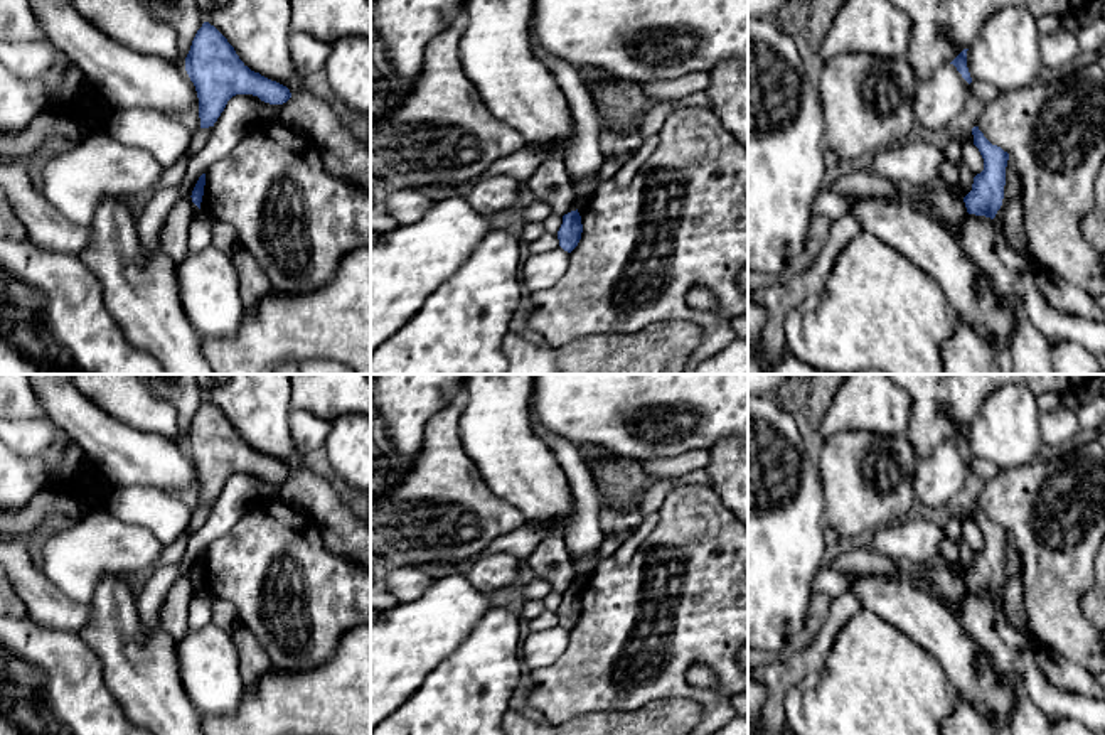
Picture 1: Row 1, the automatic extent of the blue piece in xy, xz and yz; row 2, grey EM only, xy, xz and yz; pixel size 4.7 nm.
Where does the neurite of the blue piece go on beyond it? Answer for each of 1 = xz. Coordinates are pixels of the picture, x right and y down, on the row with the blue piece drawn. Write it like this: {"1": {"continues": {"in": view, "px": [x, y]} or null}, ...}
{"1": {"continues": null}}

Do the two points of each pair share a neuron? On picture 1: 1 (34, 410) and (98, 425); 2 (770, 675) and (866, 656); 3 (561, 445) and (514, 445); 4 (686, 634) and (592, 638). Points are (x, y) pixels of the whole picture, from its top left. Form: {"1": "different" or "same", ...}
{"1": "different", "2": "different", "3": "different", "4": "same"}

